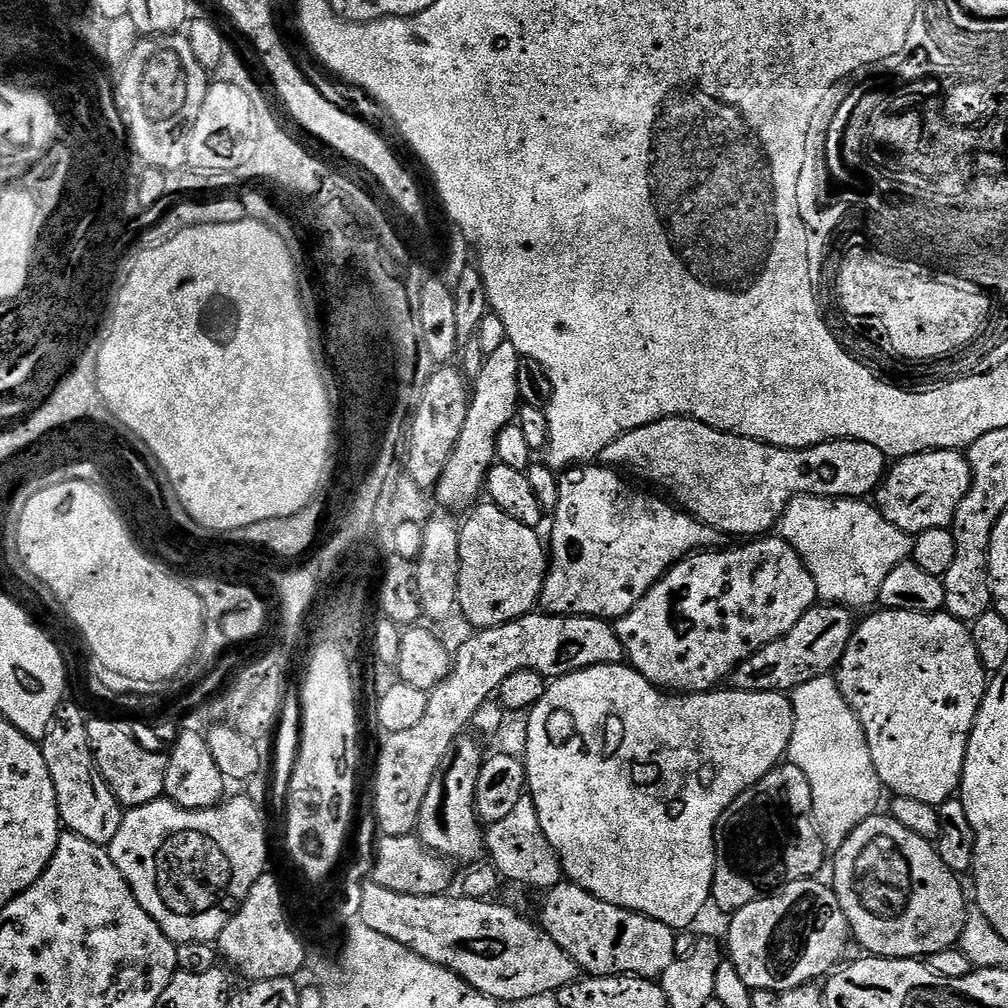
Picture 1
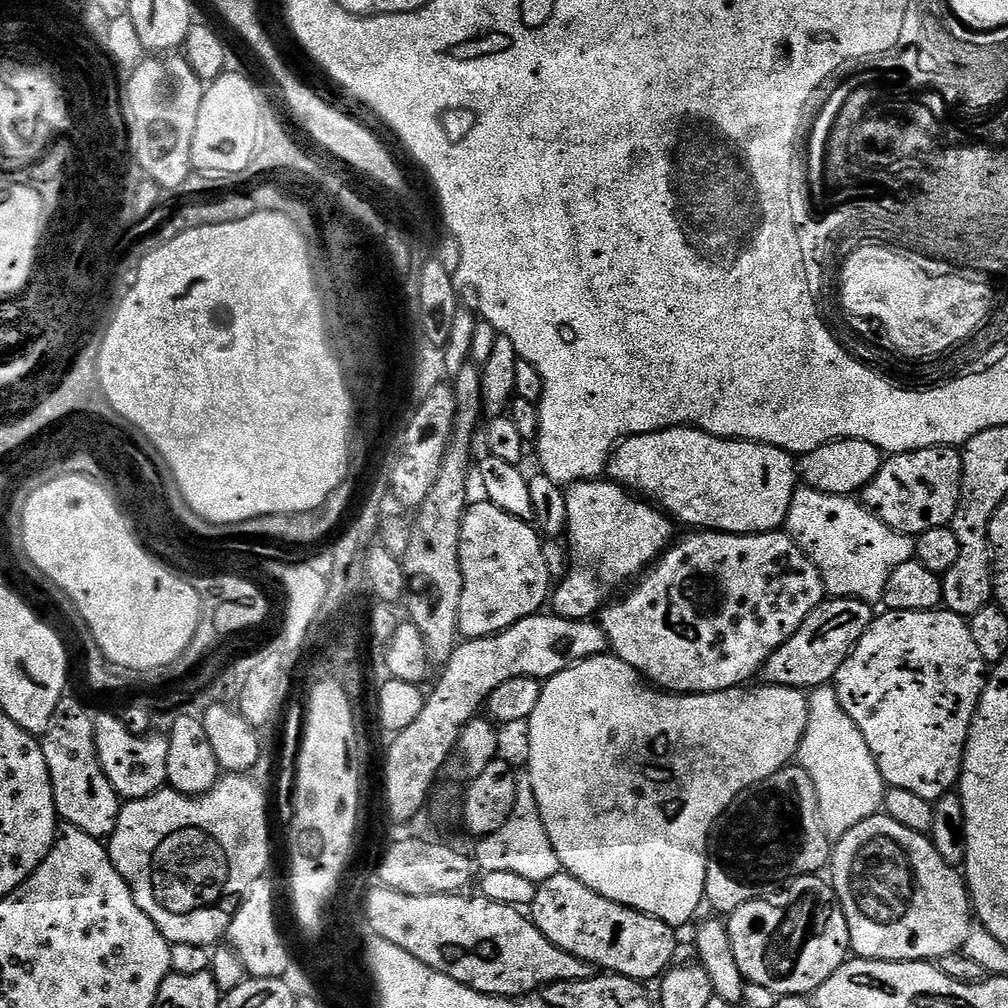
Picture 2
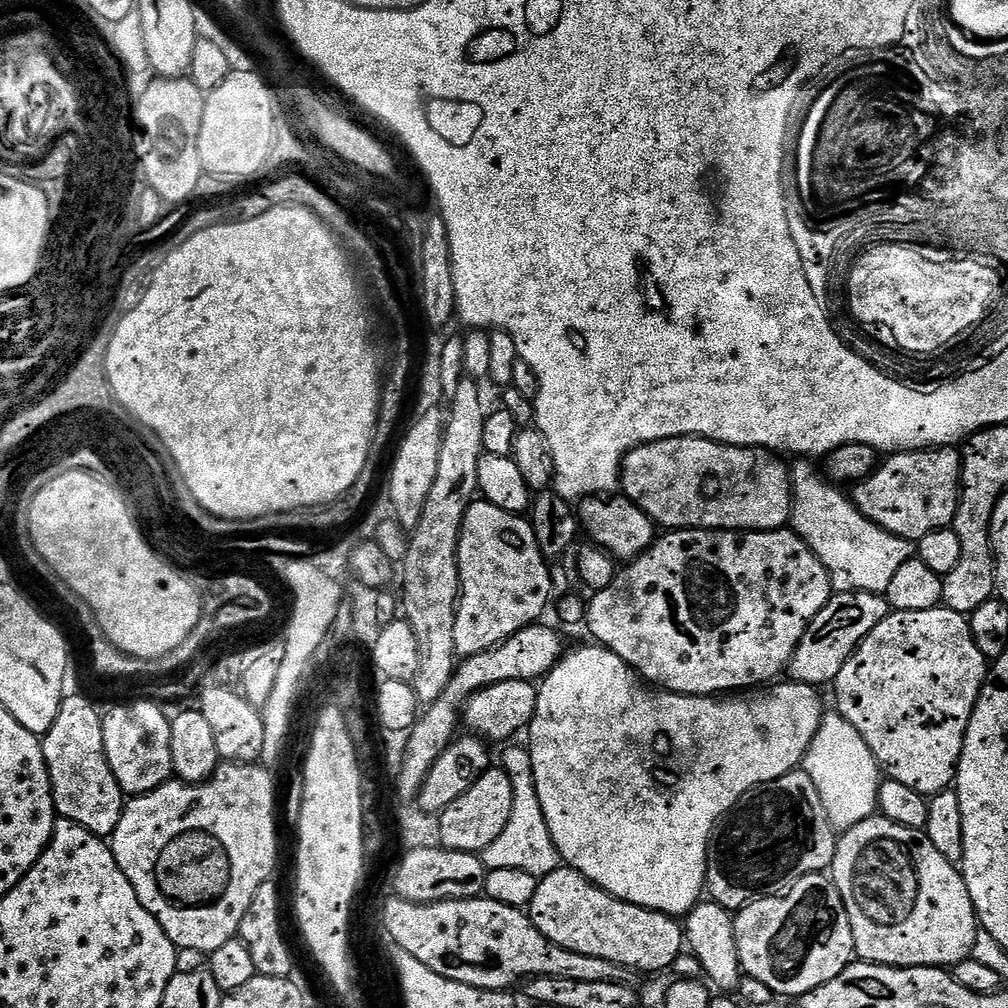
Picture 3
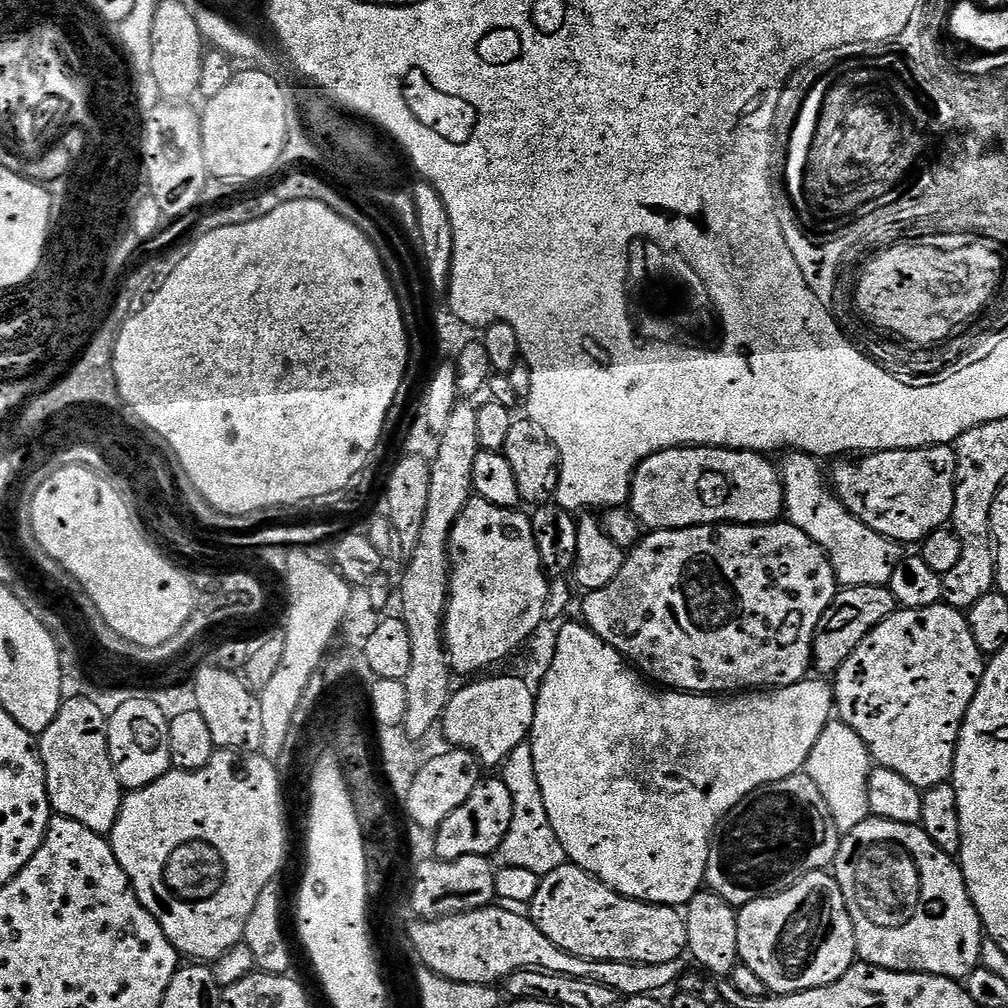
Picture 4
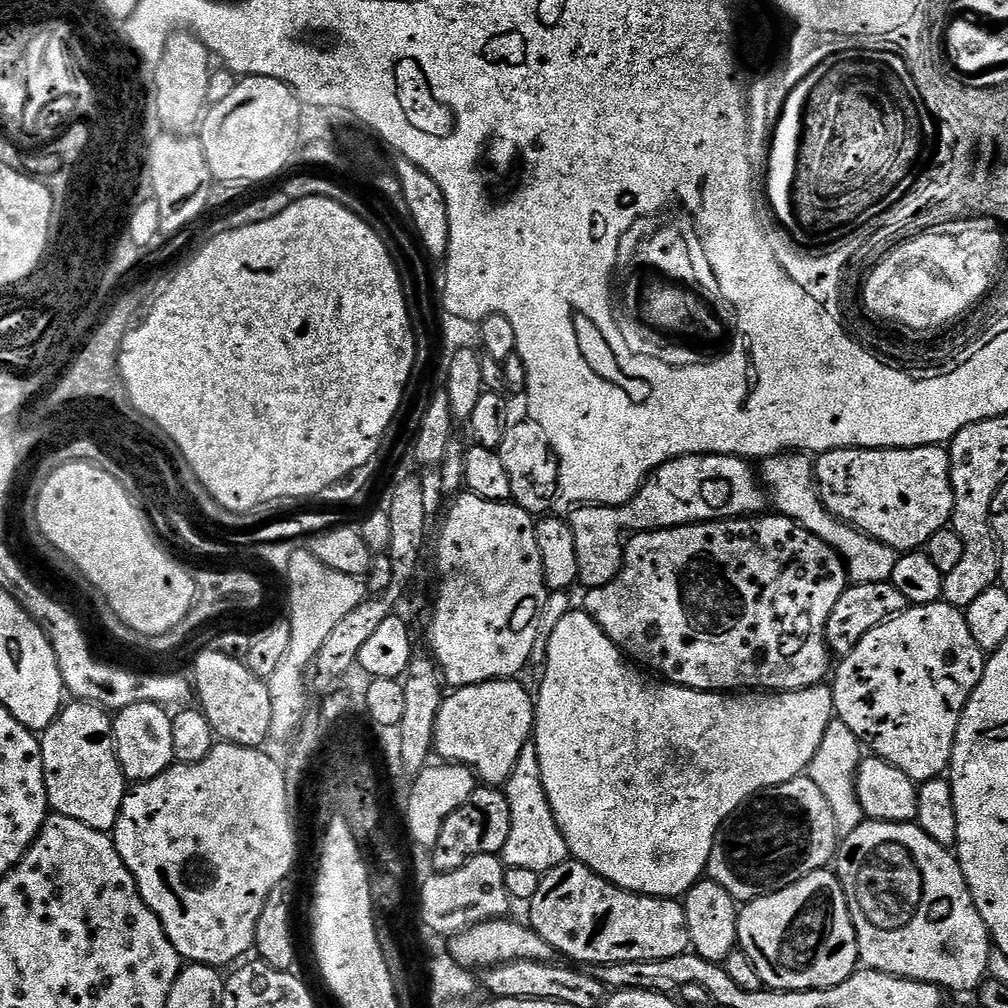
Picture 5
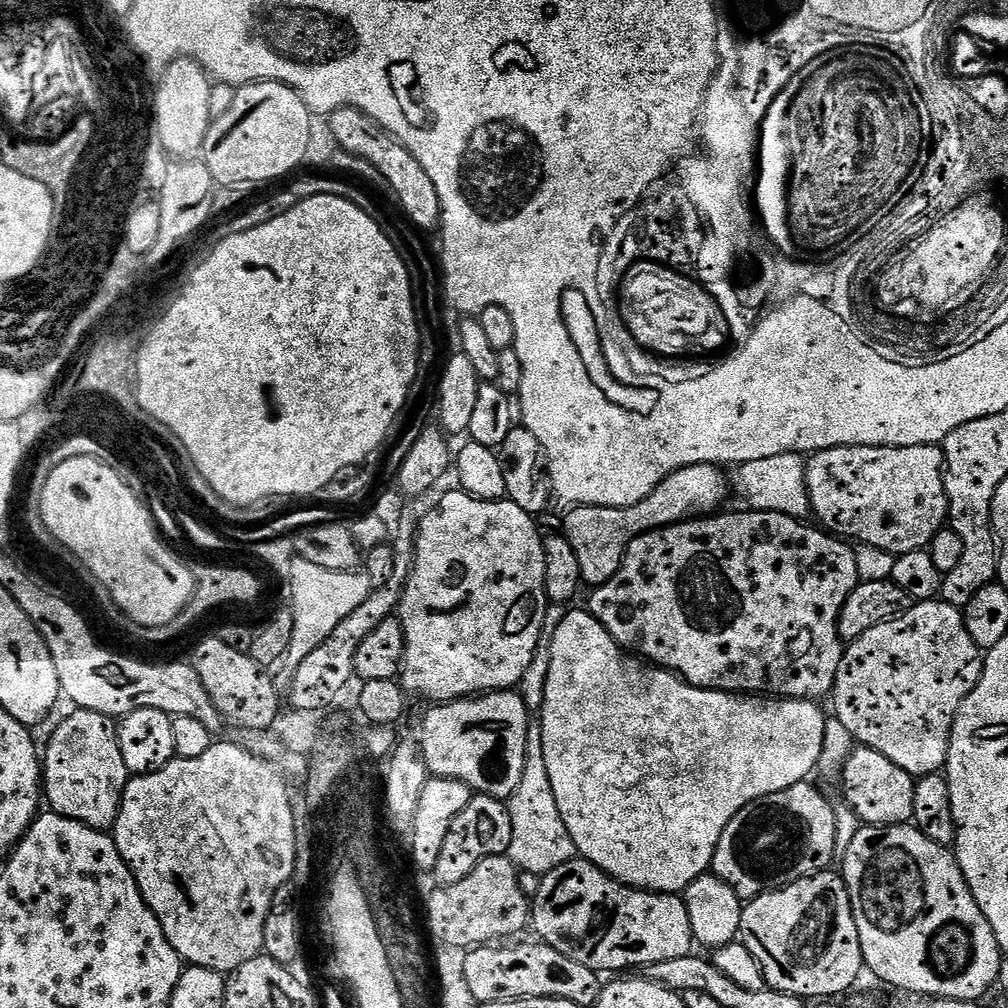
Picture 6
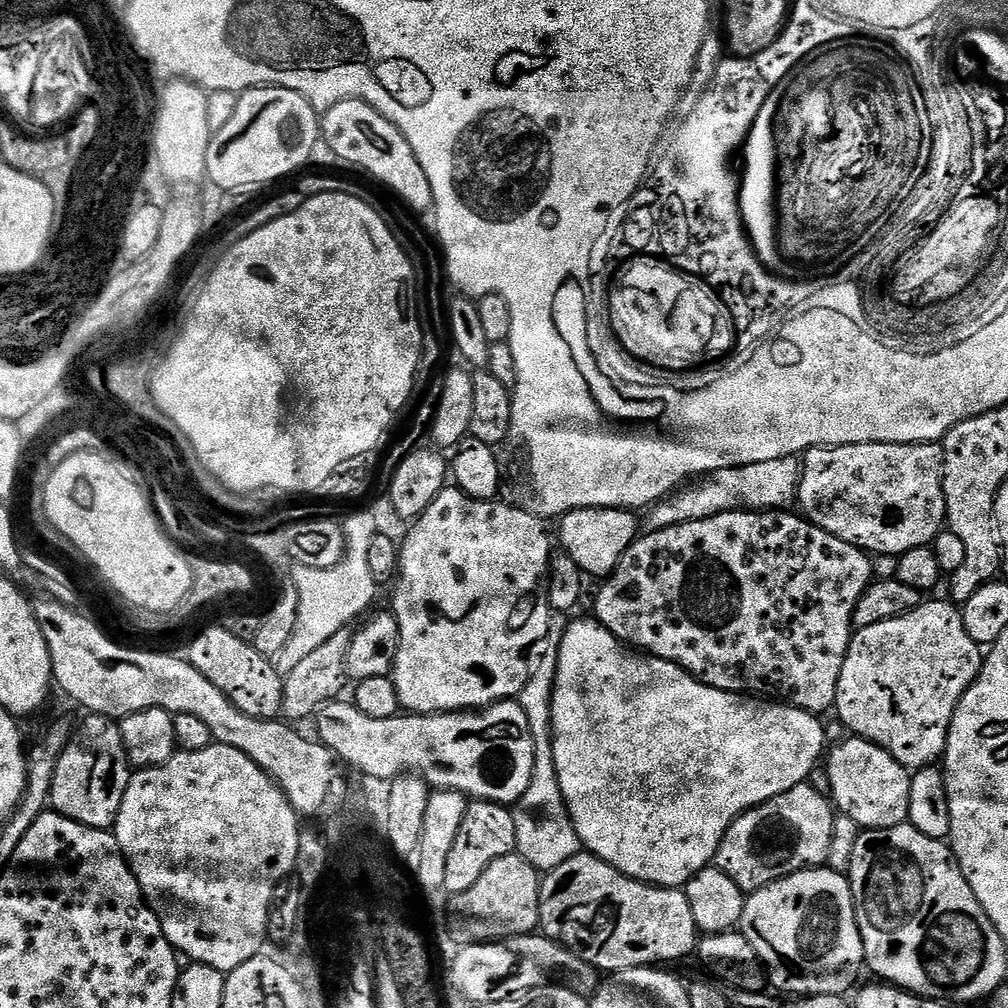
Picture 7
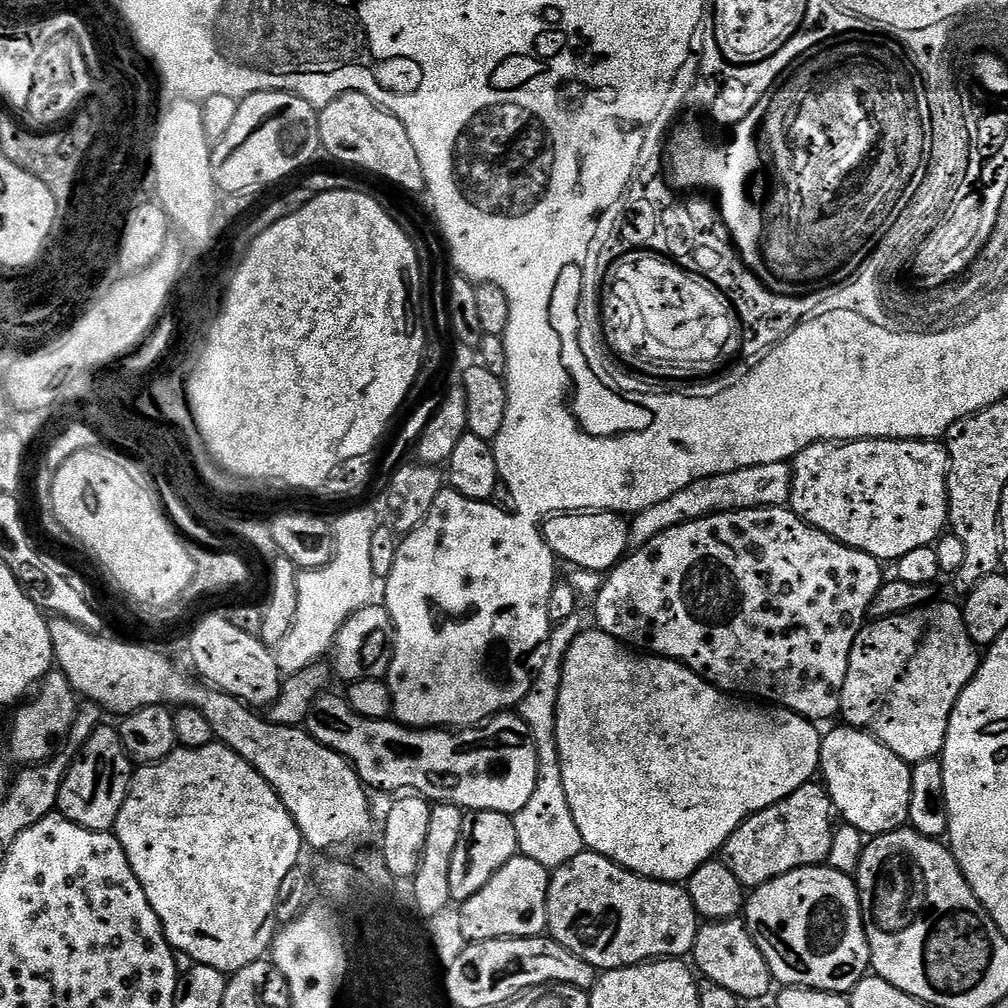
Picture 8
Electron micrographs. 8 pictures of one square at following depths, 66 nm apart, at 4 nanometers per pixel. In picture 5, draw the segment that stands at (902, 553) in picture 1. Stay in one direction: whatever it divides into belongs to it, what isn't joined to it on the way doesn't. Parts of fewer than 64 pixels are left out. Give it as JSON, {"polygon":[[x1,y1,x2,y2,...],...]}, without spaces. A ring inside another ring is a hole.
{"polygon":[[789,450,779,456,770,456,759,465,758,472,762,483,770,497,770,504,779,515,790,518,798,526,810,530,826,546,830,546,844,559,844,567,848,570,848,578,852,584,887,584,891,581,896,565,897,553,890,546,870,538,851,524,845,524,822,502,820,492,816,489,814,460,811,455]]}

